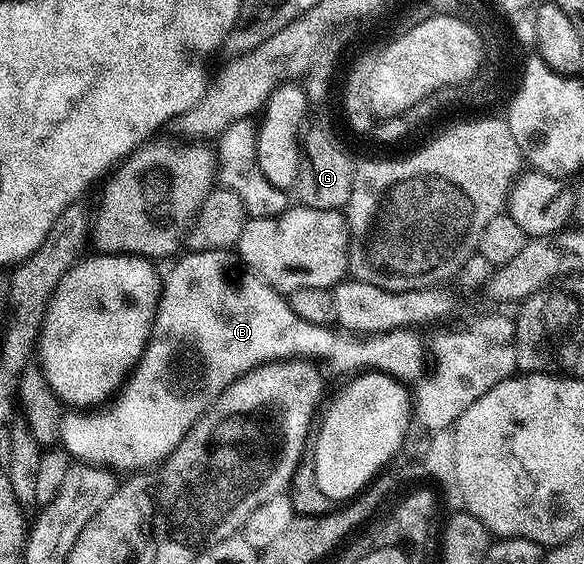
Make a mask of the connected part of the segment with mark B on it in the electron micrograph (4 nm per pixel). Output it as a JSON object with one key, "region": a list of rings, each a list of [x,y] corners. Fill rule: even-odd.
{"region":[[[226,249],[200,253],[187,251],[175,263],[171,274],[168,277],[166,274],[162,282],[159,306],[143,357],[127,378],[121,392],[110,402],[109,407],[98,411],[64,412],[59,441],[72,458],[86,465],[110,467],[115,471],[143,469],[146,465],[158,466],[179,446],[181,439],[185,439],[187,432],[199,422],[207,408],[250,369],[267,365],[267,357],[283,357],[283,353],[319,353],[322,357],[331,357],[339,369],[364,365],[368,371],[388,373],[390,377],[404,383],[418,382],[424,376],[423,364],[426,361],[428,364],[429,353],[426,348],[423,350],[423,341],[415,334],[418,332],[394,329],[388,333],[362,337],[348,335],[343,331],[334,333],[334,328],[325,325],[305,323],[305,319],[297,319],[297,315],[293,315],[293,309],[289,307],[284,294],[244,268],[238,256]]]}

